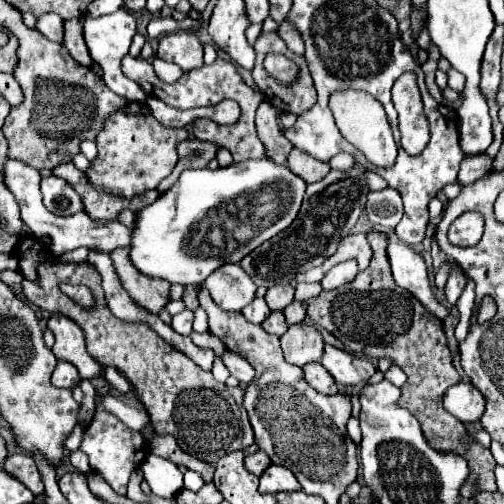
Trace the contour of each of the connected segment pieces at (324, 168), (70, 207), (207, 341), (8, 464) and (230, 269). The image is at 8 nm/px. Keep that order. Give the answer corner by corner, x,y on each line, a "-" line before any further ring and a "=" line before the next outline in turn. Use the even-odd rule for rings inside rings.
293,149
289,153
289,161
287,161
287,167
299,175
305,183
313,183
313,181
319,181
327,175
329,171
329,163
327,161
319,161
319,159
313,159
311,155
299,151
299,149
=
55,175
41,179
41,193
43,203
53,215
73,215
81,211
81,199
77,199
75,191
65,183
65,179
59,179
=
191,333
191,341
197,345
197,347
203,347
203,349
213,349
215,355
219,355
221,351
225,351
225,345
221,341
215,339
215,335
209,335
209,333
=
19,453
19,455
9,455
5,461
5,471
19,479
27,489
31,489
33,495
41,495
43,493
43,483
41,483
41,475
37,471
37,465
33,463
33,457
27,453
=
225,265
205,279
213,301
225,311
241,311
255,299
255,283
239,265

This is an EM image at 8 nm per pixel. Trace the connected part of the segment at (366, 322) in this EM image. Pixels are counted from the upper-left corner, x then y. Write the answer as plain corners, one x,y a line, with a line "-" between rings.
369,233
369,245
373,249
369,269
361,271
351,283
335,291
323,291
319,297
309,299
307,315
313,319
313,323
335,335
353,355
363,353
365,357
375,359
391,357
395,365
399,365
407,373
407,383
401,387
401,407
409,409
417,417
427,443
435,451
457,453
469,465
469,477
461,487
463,501
467,501
477,491
495,493
495,459
491,451
477,443
463,445
461,439
467,433
463,423
443,407
445,391
461,381
461,375
453,367
453,357
447,347
443,325
413,295
409,295
409,291
393,283
389,261
385,259
385,243
387,237
383,233

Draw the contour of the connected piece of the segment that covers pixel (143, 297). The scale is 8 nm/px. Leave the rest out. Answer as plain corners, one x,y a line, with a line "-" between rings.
115,249
111,253
111,259
123,287
143,309
151,313
159,313
167,305
169,283
165,279
147,277
141,271
137,271
129,259
129,249

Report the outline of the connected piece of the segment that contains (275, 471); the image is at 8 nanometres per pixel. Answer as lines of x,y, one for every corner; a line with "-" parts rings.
269,465
261,475
259,491
261,493
279,493
279,491
299,491
299,483
295,475
281,465

